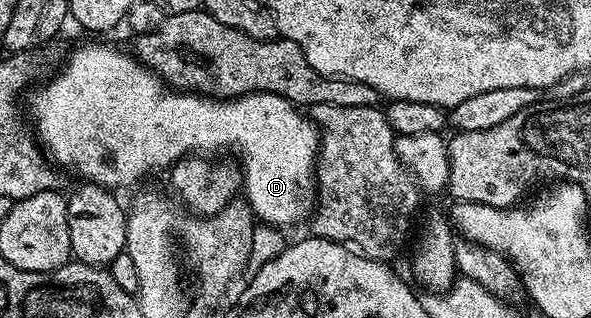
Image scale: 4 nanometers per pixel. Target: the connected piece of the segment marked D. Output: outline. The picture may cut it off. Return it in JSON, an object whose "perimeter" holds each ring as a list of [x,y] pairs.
{"perimeter":[[[89,43],[66,61],[65,68],[50,83],[43,84],[30,97],[29,115],[37,126],[36,138],[48,156],[66,167],[63,168],[66,172],[78,171],[82,180],[98,187],[133,187],[148,171],[172,168],[174,163],[200,152],[197,151],[200,147],[229,146],[241,150],[241,159],[245,162],[243,199],[262,224],[286,229],[292,223],[301,223],[304,219],[306,222],[315,206],[319,132],[304,110],[278,95],[257,91],[253,95],[238,95],[236,99],[218,99],[163,89],[161,78],[140,58],[133,56],[132,59],[127,52],[105,43]]]}

